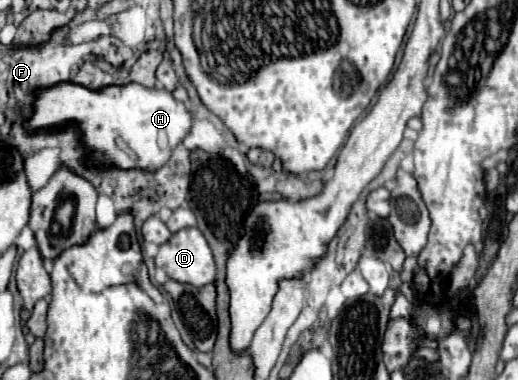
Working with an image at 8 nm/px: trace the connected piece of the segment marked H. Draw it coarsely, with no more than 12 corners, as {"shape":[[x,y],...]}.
{"shape":[[168,90],[36,92],[26,128],[76,122],[88,164],[158,170],[192,128]]}

